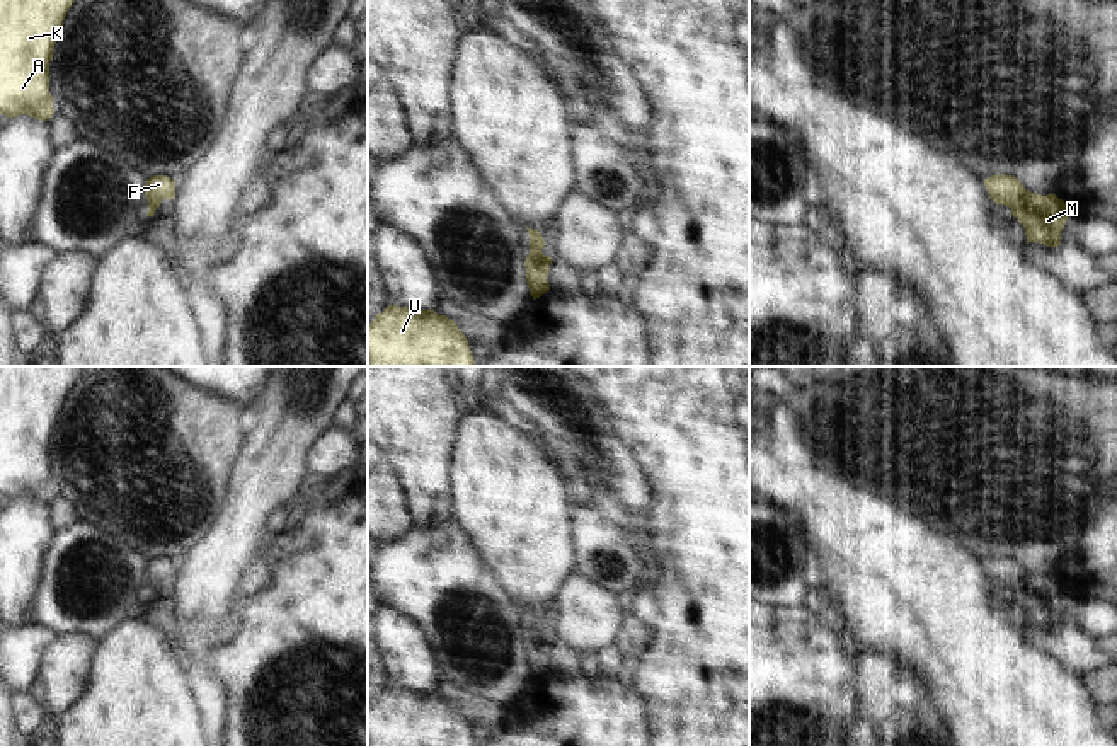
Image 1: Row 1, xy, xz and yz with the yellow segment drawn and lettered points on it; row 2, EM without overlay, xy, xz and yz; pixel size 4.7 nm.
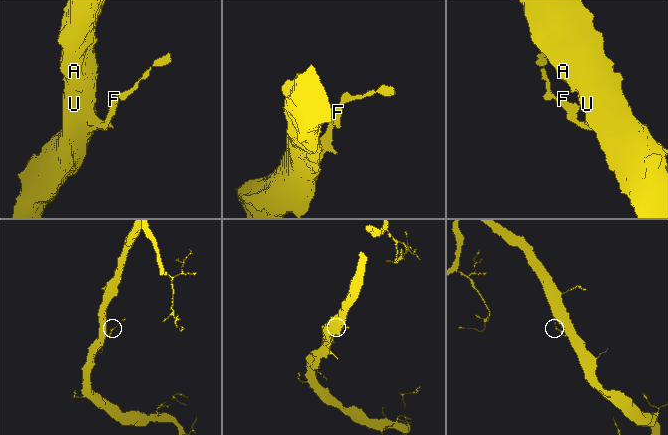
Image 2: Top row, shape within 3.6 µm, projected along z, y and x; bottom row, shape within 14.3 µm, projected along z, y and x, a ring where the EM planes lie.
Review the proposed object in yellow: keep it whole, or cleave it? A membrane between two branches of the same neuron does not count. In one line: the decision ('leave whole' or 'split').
leave whole

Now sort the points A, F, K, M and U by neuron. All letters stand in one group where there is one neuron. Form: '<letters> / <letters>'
A F K M U

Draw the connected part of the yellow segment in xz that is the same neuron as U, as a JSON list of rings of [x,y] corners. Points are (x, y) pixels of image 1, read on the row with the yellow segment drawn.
[[[388,305],[368,325],[369,366],[475,366],[467,336],[446,315]]]

